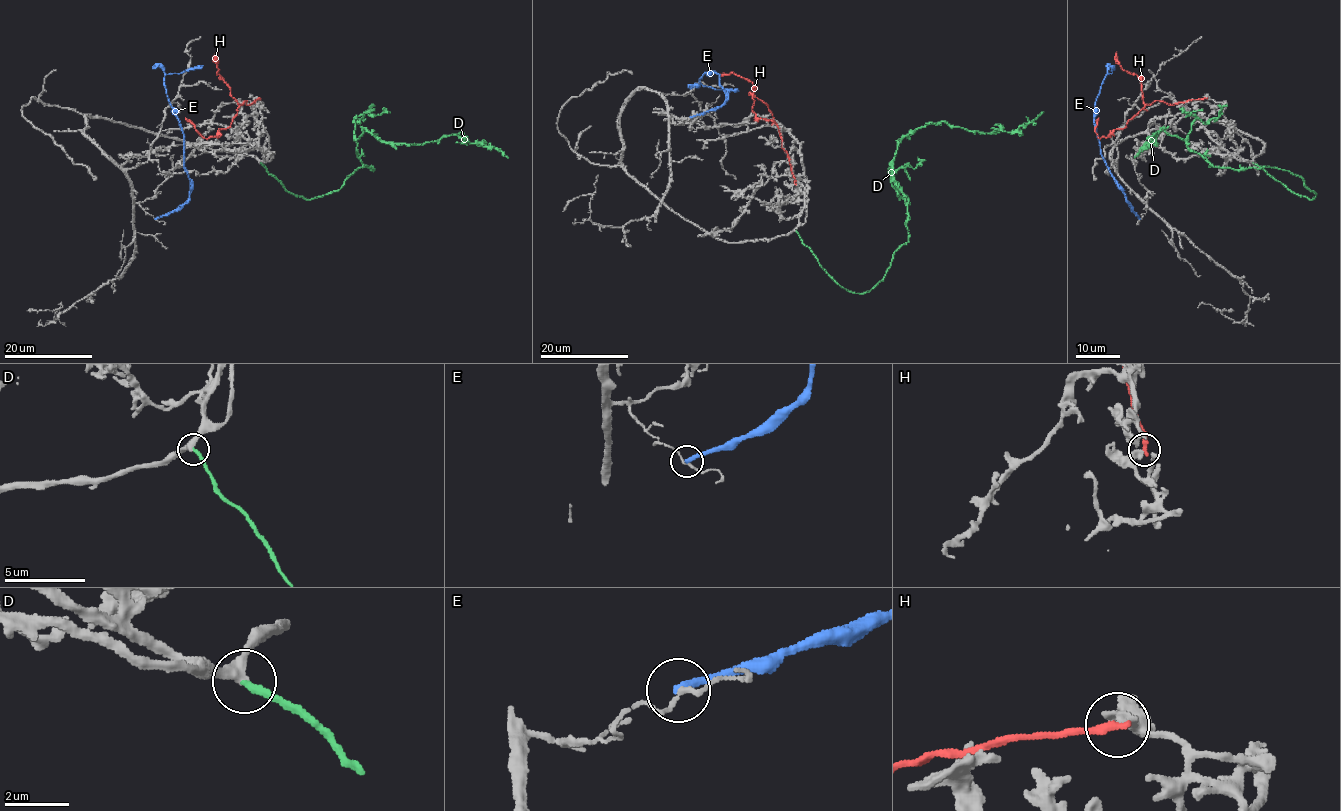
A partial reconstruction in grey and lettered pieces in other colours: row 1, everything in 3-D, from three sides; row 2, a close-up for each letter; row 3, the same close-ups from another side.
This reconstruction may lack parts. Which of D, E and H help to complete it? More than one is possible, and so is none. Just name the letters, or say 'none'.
D

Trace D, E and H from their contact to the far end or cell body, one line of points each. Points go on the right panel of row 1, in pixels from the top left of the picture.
D: (1253, 162), (1291, 191), (1309, 199), (1315, 196), (1288, 170), (1214, 167), (1164, 129), (1134, 158)
E: (1140, 219), (1101, 154), (1094, 123), (1094, 105), (1104, 76), (1112, 72), (1113, 65)
H: (1205, 98), (1171, 105), (1155, 100), (1142, 108), (1123, 128), (1100, 138), (1095, 126), (1099, 117)

